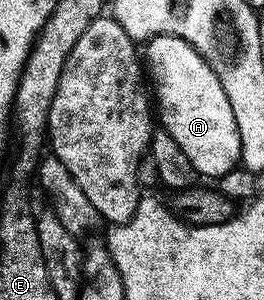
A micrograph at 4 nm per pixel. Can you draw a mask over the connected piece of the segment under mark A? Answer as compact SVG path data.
M159 34L144 44L144 68L152 85L160 127L176 138L199 177L219 178L241 161L240 134L222 77L206 60L183 36Z

